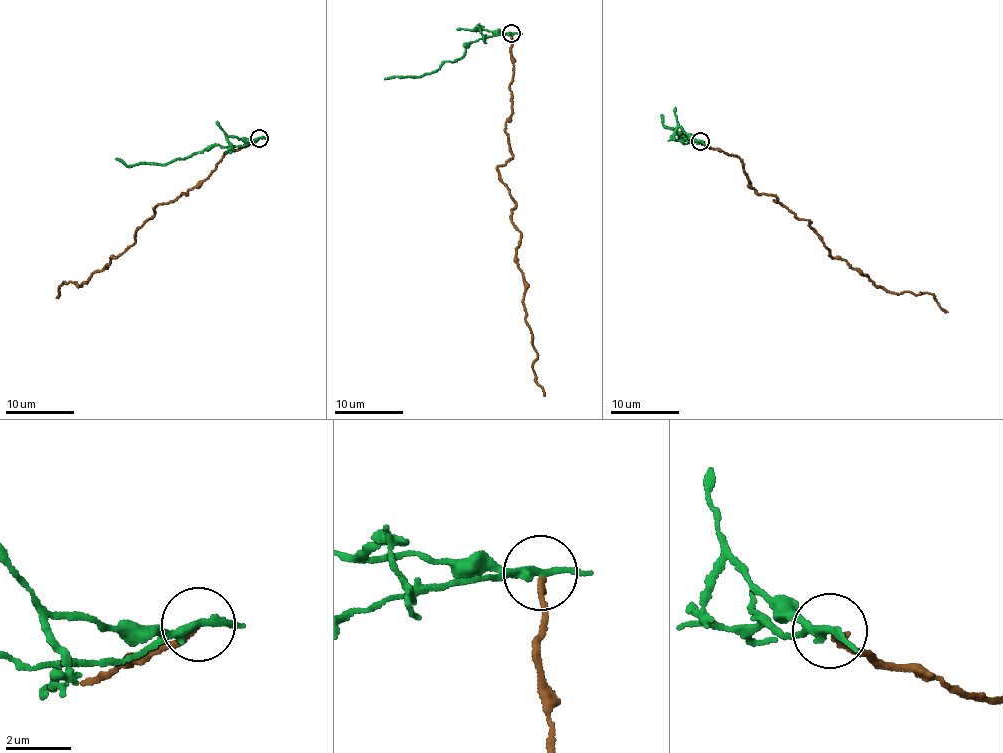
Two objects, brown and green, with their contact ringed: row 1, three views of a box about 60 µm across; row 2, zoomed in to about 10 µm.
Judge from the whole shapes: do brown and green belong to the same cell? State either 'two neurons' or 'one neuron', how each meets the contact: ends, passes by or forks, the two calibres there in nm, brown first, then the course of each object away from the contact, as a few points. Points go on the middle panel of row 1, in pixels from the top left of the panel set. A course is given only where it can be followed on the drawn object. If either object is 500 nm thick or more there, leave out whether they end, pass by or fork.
two neurons; brown ends; green passes by; calibres 180 and 240 nm; course brown (511, 34), (512, 154), (498, 171), (522, 235), (516, 262), (544, 396); course green (511, 34), (470, 41), (460, 59), (441, 62), (439, 69), (421, 76), (385, 79)

